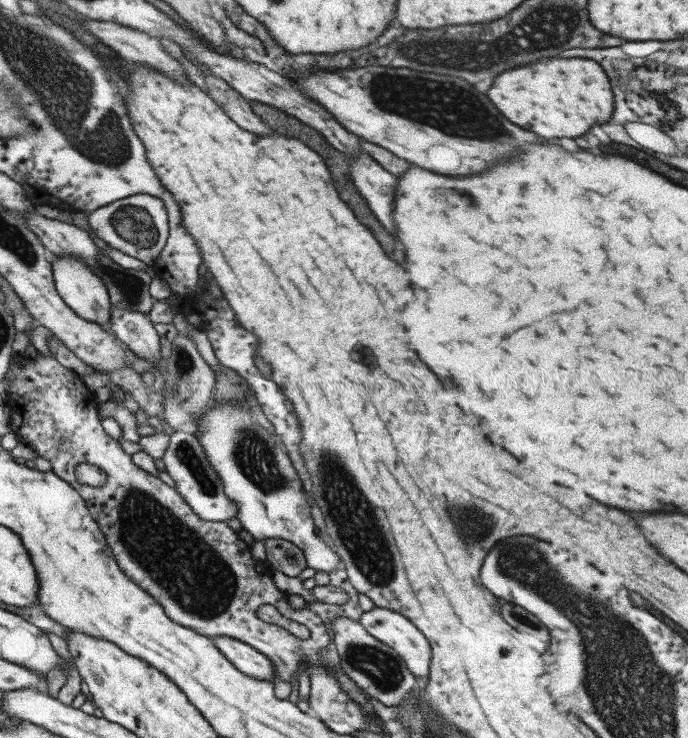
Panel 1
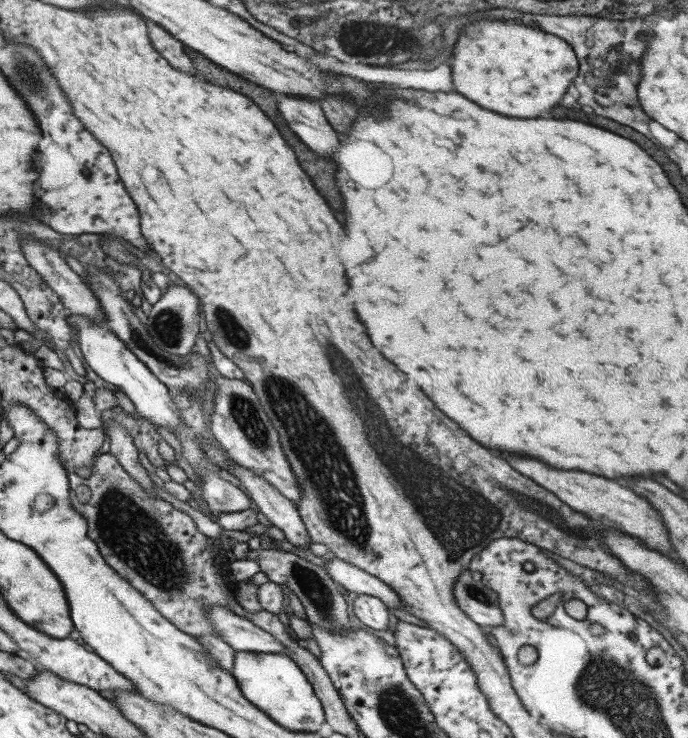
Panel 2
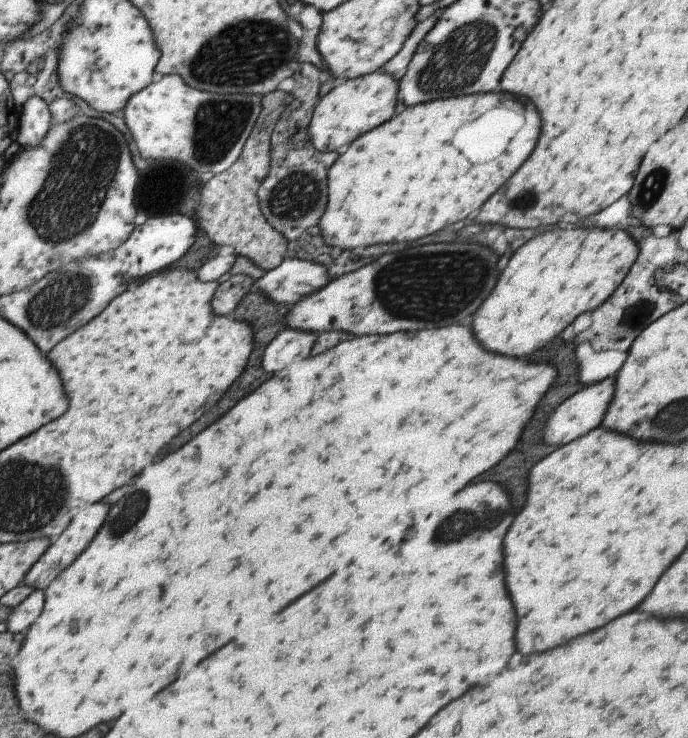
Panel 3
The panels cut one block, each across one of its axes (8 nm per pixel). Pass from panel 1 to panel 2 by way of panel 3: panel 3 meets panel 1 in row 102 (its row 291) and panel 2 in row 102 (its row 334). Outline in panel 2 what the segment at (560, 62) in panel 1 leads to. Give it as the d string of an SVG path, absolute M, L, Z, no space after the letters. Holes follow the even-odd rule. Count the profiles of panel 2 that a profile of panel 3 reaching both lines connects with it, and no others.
M477 18L463 26L449 58L453 86L467 100L497 114L515 118L537 118L555 106L569 82L577 76L573 48L549 32L529 28L511 20Z

